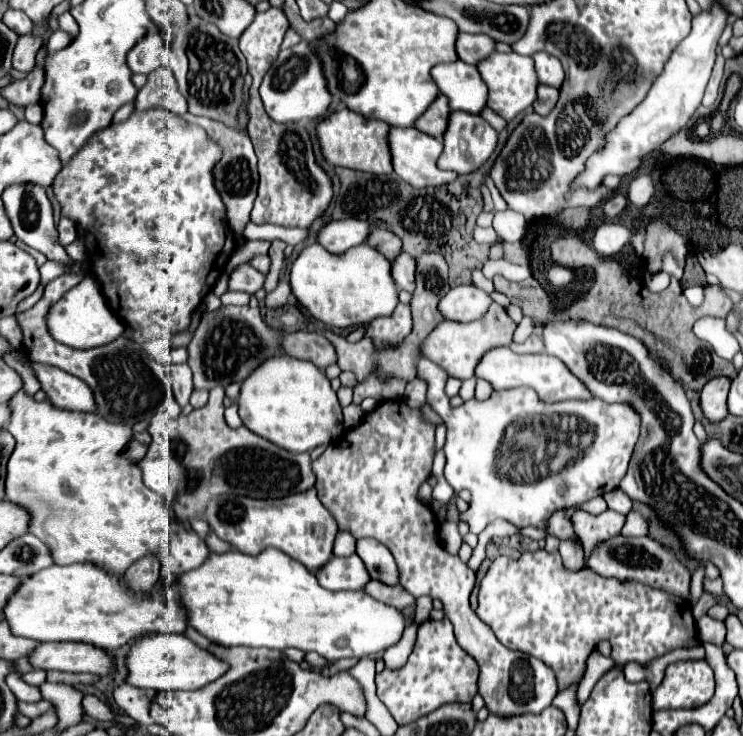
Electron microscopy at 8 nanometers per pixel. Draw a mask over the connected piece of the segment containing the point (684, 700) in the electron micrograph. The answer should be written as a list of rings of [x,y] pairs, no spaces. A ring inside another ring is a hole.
[[[682,660],[666,668],[662,684],[652,692],[654,710],[698,708],[714,696],[714,674],[706,660]]]

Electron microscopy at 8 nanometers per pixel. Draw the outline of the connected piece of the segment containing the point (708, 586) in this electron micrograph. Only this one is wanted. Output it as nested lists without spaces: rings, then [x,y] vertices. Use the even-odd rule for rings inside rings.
[[[704,577],[703,589],[704,591],[711,593],[718,598],[723,598],[725,596],[723,591],[723,582],[720,577],[714,580],[709,580],[708,578]]]

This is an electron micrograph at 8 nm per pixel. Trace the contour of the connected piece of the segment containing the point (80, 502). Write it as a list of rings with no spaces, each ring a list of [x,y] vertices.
[[[24,390],[14,394],[10,408],[8,432],[16,438],[16,448],[8,460],[8,478],[6,478],[6,498],[8,502],[22,506],[30,514],[28,532],[38,536],[48,544],[56,564],[76,564],[90,562],[110,574],[122,574],[132,566],[132,562],[154,554],[162,564],[162,578],[172,574],[182,574],[198,568],[210,554],[206,542],[194,532],[176,524],[164,514],[168,512],[166,500],[144,486],[142,474],[136,462],[122,456],[124,446],[132,438],[132,428],[126,424],[106,422],[98,414],[74,414],[52,406],[48,400],[36,402]]]

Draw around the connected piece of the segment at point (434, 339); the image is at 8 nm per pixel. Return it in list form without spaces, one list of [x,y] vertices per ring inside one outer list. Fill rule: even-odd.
[[[494,304],[492,308],[488,308],[488,314],[484,314],[484,318],[478,318],[476,322],[466,322],[466,324],[454,320],[440,322],[440,326],[436,326],[436,330],[432,330],[432,334],[428,334],[428,338],[420,344],[420,356],[438,362],[438,366],[444,368],[448,376],[466,380],[474,376],[474,368],[486,350],[496,346],[508,346],[512,342],[514,330],[516,324],[506,314],[506,310]]]

